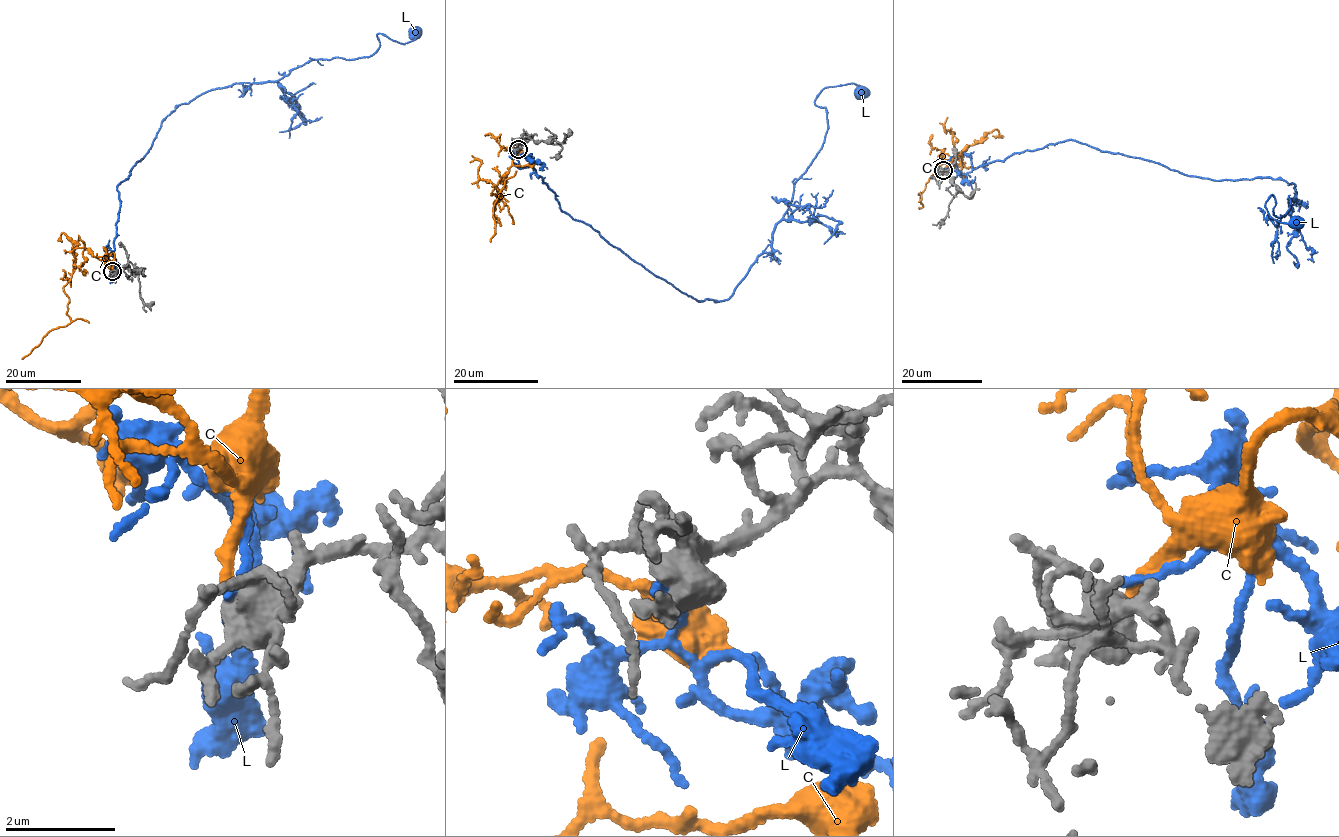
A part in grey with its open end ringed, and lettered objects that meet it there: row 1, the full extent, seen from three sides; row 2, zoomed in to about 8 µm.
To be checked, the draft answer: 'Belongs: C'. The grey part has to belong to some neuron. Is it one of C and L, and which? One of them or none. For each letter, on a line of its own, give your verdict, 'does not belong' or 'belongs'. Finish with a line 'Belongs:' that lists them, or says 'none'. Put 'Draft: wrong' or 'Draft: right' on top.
Draft: right
C: belongs
L: does not belong
Belongs: C

